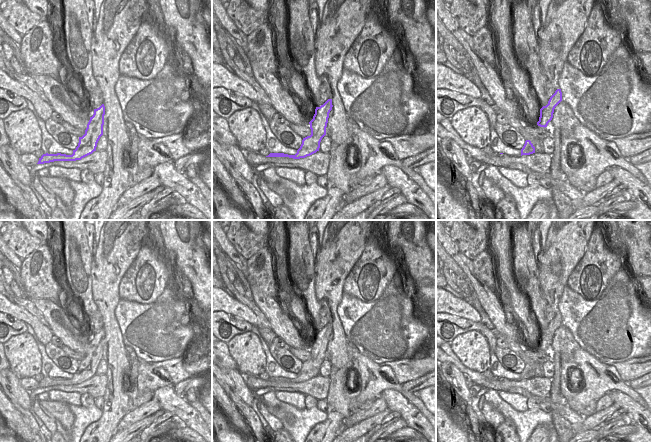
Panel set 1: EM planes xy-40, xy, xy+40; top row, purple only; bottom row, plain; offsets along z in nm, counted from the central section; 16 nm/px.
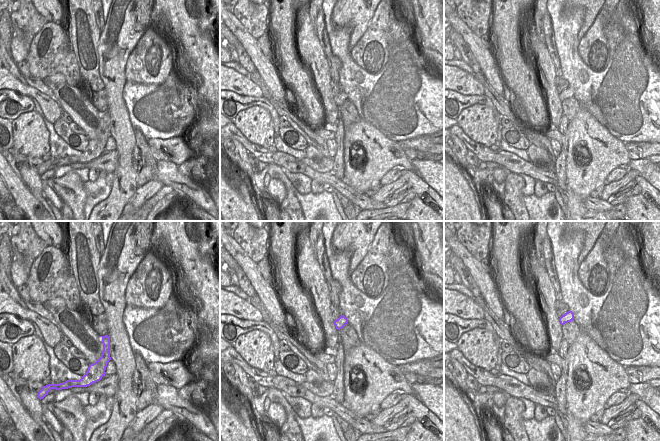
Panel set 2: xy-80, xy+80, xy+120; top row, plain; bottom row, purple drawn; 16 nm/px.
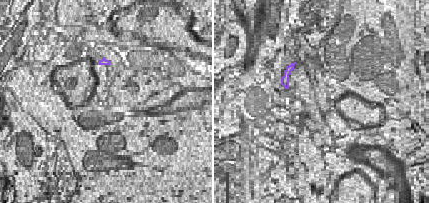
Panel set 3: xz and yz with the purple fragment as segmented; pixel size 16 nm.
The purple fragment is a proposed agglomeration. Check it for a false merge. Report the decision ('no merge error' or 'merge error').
no merge error

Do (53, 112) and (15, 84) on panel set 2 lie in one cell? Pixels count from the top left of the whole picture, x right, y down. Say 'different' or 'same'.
same

